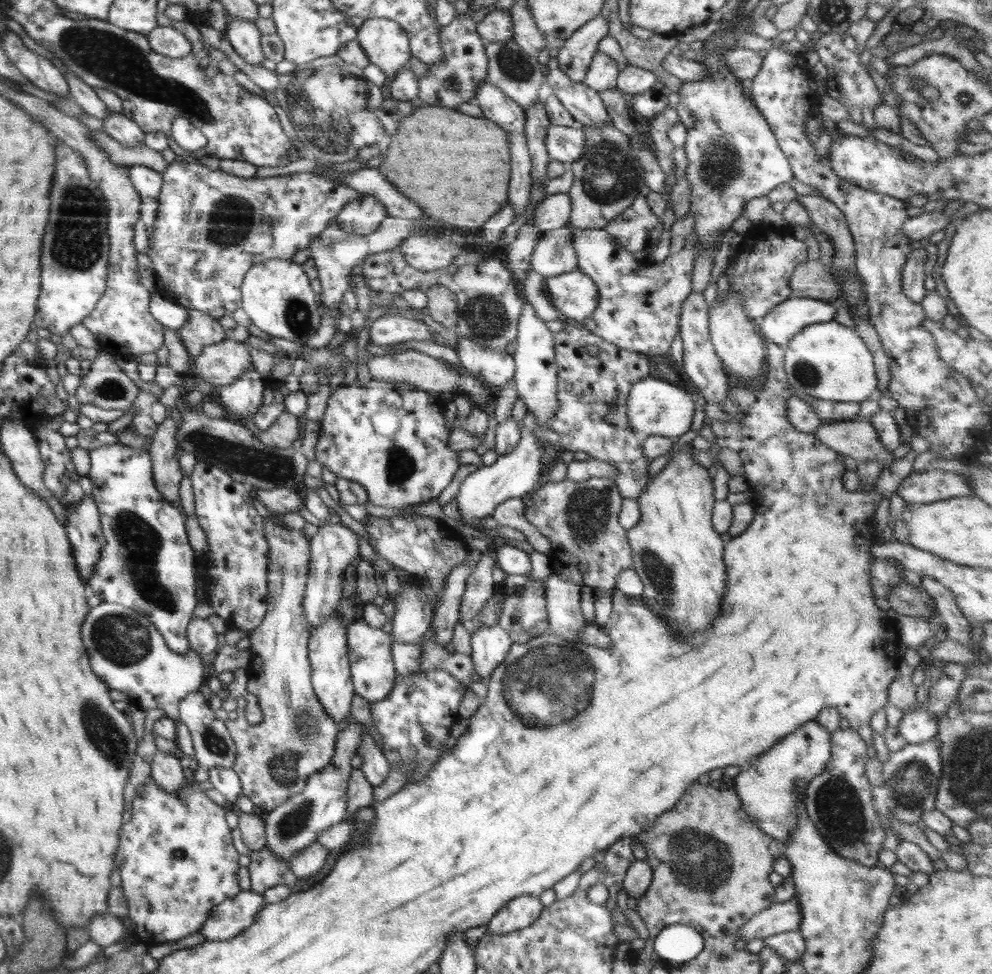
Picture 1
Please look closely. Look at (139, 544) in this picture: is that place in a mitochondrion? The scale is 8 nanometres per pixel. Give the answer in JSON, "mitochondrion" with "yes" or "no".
{"mitochondrion":"yes"}

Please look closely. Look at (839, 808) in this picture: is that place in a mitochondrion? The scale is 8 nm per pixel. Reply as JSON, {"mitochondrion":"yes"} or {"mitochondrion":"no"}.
{"mitochondrion":"yes"}

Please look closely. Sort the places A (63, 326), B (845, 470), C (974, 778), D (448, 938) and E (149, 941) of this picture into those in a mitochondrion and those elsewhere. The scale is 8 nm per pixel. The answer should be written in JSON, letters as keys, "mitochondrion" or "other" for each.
{"A":"other","B":"other","C":"mitochondrion","D":"other","E":"other"}

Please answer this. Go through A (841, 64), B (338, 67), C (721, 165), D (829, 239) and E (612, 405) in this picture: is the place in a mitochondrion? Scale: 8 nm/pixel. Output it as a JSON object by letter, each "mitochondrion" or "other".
{"A":"other","B":"mitochondrion","C":"mitochondrion","D":"other","E":"other"}

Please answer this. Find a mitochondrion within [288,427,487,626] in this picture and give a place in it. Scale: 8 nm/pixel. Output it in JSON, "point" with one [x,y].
{"point":[401,463]}

